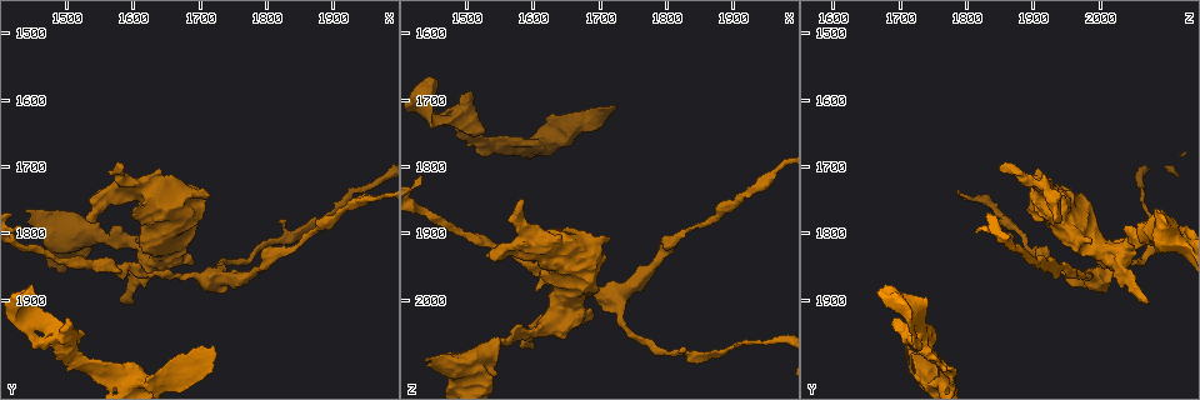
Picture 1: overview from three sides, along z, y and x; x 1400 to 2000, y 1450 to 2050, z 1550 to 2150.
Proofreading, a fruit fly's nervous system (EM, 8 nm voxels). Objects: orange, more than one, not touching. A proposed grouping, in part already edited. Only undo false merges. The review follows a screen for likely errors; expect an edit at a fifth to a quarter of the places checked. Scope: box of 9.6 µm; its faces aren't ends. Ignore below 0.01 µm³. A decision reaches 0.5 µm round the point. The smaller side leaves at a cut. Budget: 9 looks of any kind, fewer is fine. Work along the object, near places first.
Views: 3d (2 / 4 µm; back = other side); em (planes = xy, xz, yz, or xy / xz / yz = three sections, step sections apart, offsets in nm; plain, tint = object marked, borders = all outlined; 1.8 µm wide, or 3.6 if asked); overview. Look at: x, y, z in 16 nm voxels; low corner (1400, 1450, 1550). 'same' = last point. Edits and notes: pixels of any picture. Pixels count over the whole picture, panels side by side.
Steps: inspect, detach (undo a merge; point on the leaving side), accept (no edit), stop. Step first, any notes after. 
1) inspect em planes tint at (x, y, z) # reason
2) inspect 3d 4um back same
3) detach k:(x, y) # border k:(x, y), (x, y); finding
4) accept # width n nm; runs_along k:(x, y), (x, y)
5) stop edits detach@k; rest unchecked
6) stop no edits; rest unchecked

inspect 3d 4um at (1640, 1830, 2010) # thin arm on a thick one

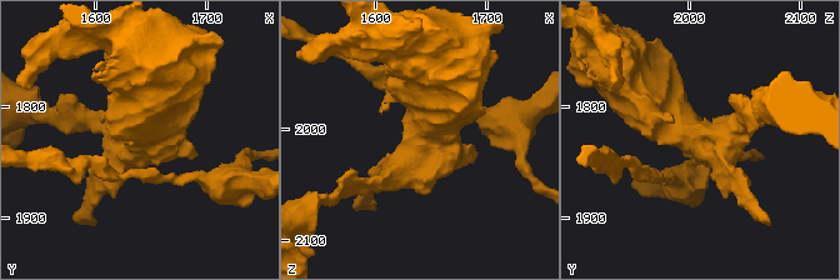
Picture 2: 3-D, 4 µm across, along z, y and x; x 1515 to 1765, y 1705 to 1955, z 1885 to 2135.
inspect em 3.6um planes tint at (1640, 1826, 2014) # shape alone is not enough

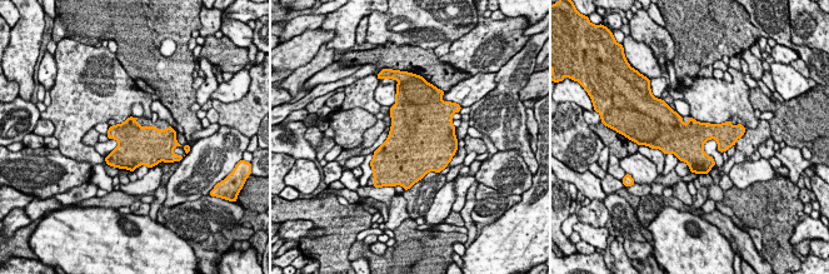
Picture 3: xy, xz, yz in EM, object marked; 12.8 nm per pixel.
accept # all the same neuron

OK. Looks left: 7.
inspect em xy step 16 tint at (1600, 1720, 1895) # three-way junction

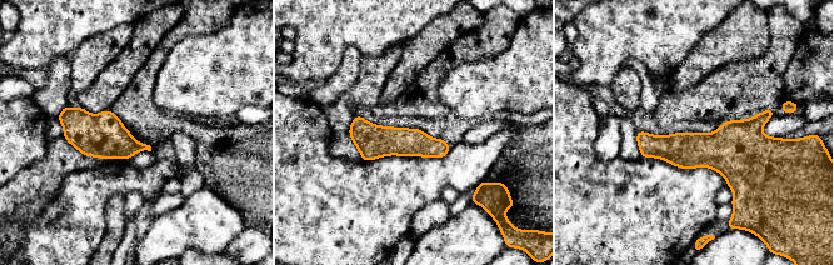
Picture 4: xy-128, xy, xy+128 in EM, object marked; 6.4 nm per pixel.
inspect em planes tint same # cut it another way

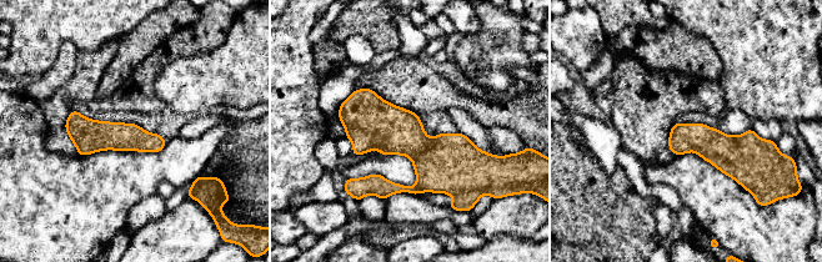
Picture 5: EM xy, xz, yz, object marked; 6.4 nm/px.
accept # runs_along 5:(342, 107), (429, 156), (480, 156); continuous, no second neuron

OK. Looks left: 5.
inspect 3d 4um at (1520, 1810, 2115) # abrupt turn

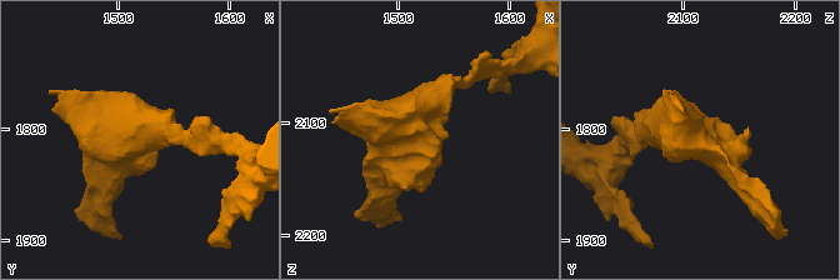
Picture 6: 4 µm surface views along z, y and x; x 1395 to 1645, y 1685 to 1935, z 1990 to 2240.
inspect em 3.6um planes tint same

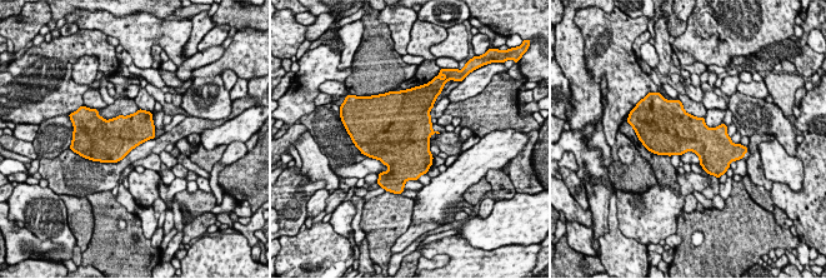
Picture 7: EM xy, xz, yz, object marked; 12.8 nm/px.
accept # width 480 nm; continuous, no second neuron

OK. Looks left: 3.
inspect em 3.6um planes plain at (1495, 1980, 1745) # side arm on a straight run

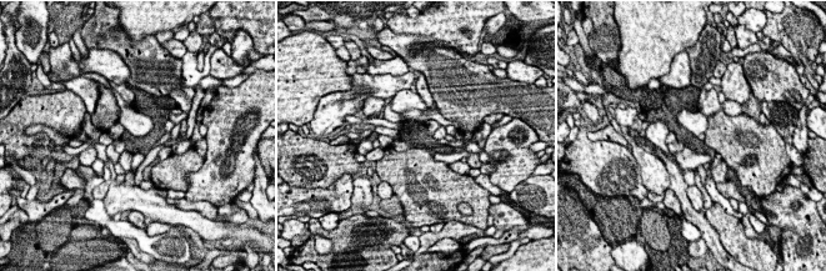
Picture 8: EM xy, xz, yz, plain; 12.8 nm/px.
inspect em 3.6um planes tint same

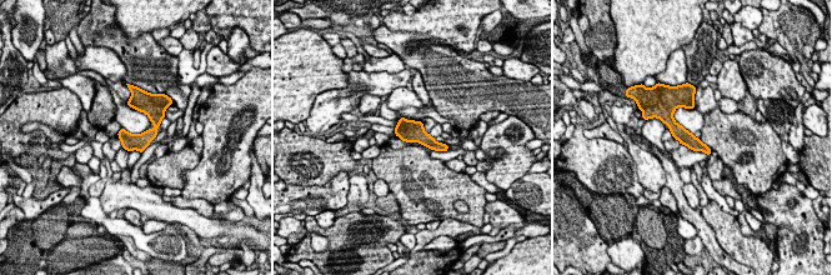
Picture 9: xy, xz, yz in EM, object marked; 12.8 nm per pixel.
accept # width 190 nm; all the same neuron

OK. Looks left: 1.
stop no edits; rest unchecked

